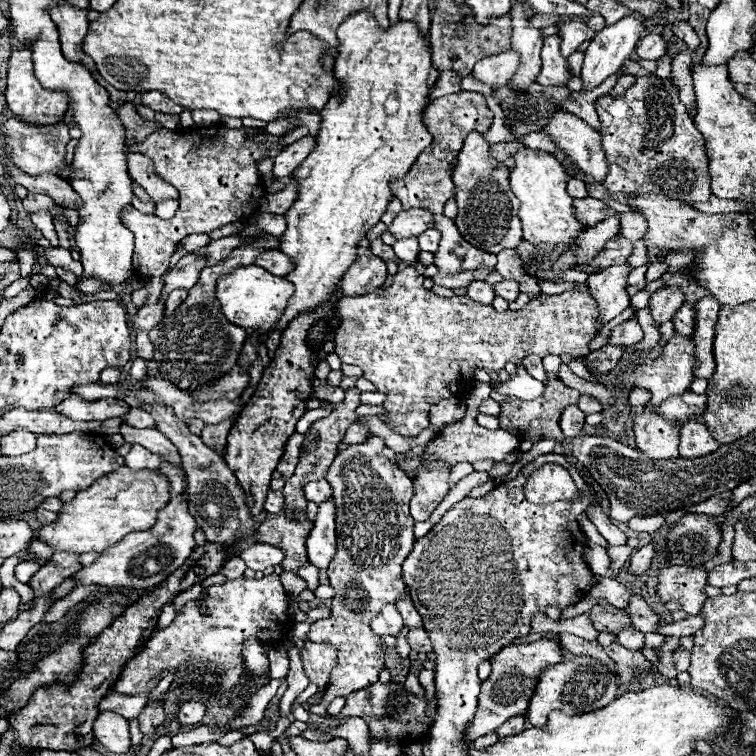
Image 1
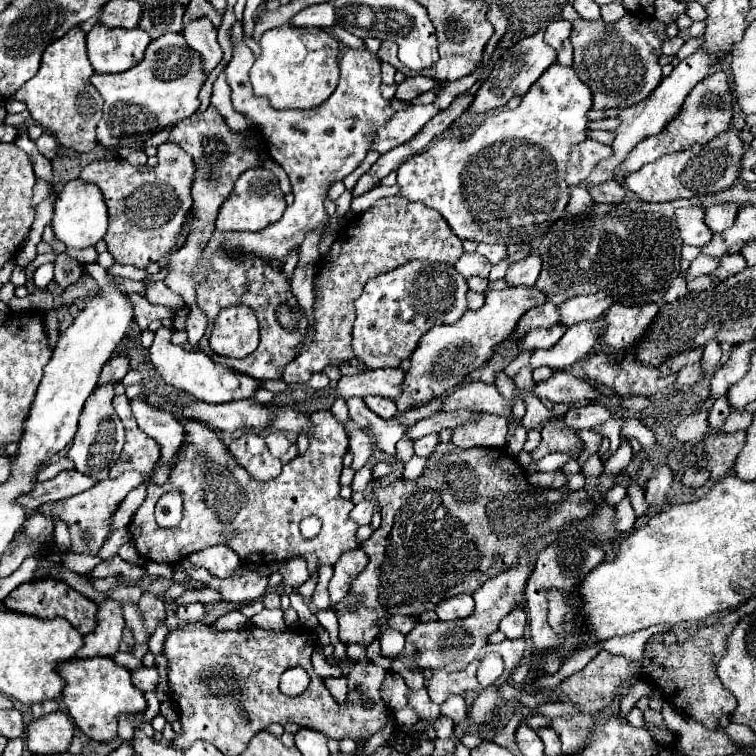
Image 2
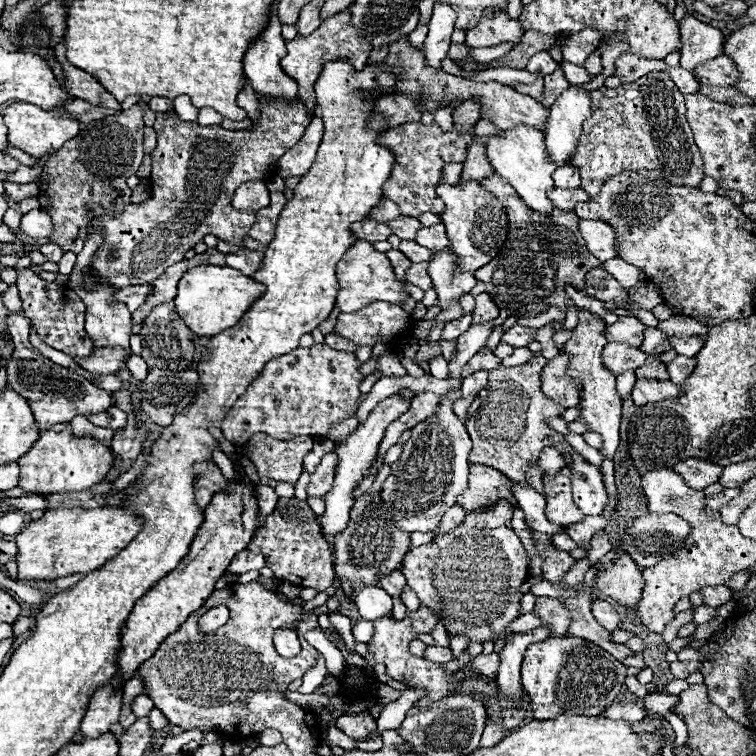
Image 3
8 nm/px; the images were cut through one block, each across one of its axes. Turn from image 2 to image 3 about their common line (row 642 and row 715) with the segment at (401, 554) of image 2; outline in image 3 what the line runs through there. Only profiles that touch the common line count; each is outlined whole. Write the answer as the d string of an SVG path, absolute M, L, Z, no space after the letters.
M368 712L360 714L360 716L348 716L348 714L344 714L344 716L340 716L336 720L336 726L346 736L354 738L356 742L364 742L364 740L372 738L374 732L376 732L376 722L374 722L374 718Z

